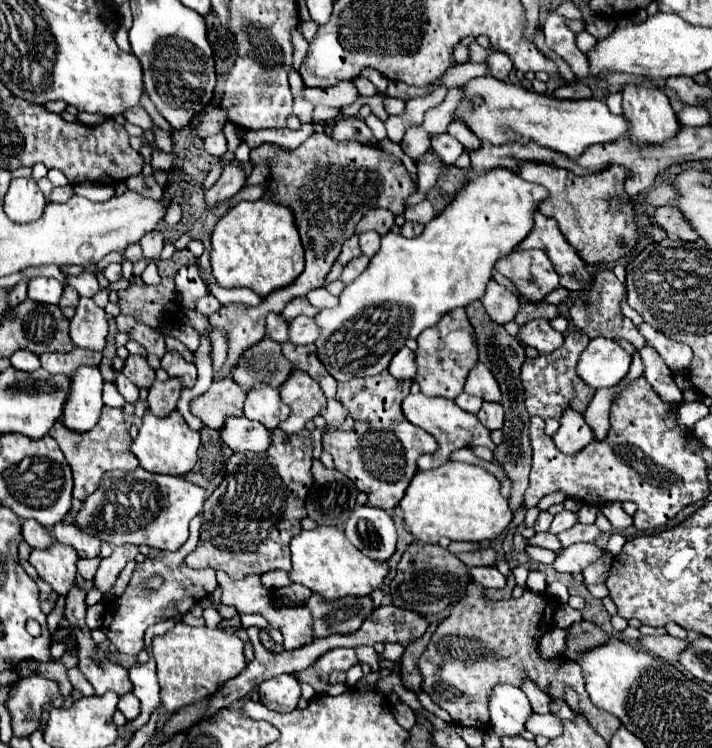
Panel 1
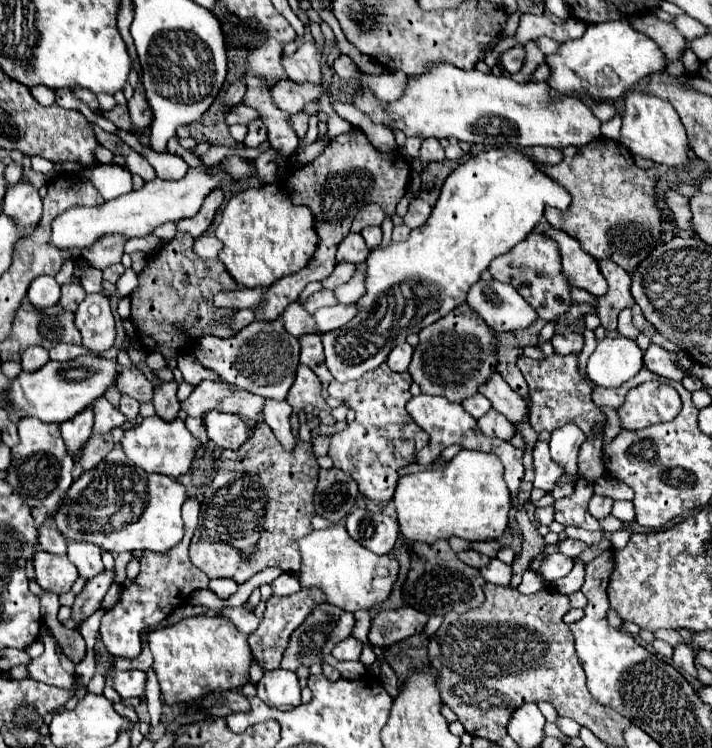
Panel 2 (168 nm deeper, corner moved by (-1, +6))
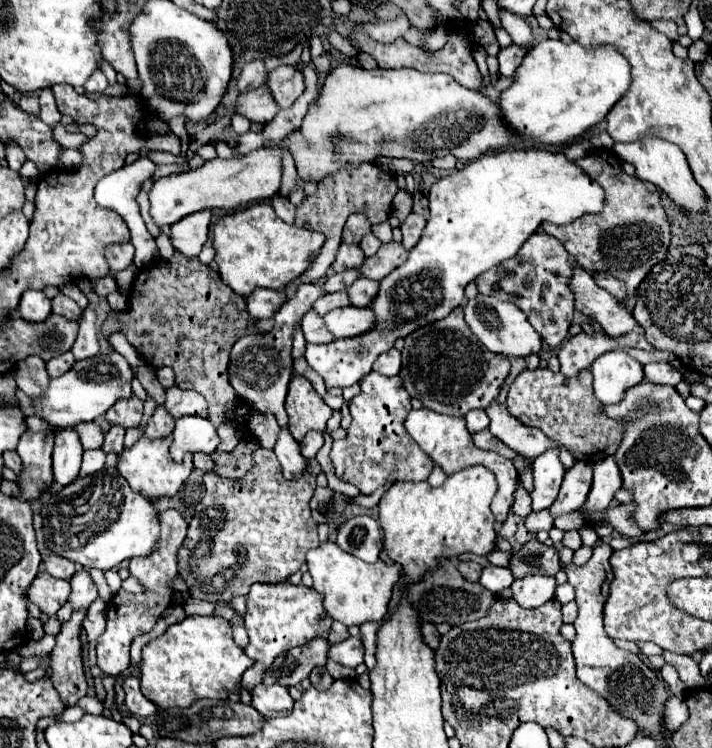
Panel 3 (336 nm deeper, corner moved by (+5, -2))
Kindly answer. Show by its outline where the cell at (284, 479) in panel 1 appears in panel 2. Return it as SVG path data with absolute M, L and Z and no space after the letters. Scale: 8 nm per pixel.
M260 423L252 439L248 439L238 449L222 451L218 459L218 473L204 491L198 525L190 543L192 563L210 579L228 577L236 583L248 581L266 567L280 567L282 571L296 573L302 563L298 539L312 531L310 519L316 515L312 503L318 471L320 467L310 443L298 441L294 451L284 451L282 445L278 445L272 429L266 423Z

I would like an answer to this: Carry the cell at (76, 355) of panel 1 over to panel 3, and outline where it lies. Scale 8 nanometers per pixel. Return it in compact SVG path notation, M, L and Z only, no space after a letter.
M68 351L68 353L62 353L60 357L56 357L56 359L50 359L50 361L46 361L46 369L48 369L48 375L50 377L58 377L58 375L62 375L62 373L66 373L72 365L74 365L74 355Z

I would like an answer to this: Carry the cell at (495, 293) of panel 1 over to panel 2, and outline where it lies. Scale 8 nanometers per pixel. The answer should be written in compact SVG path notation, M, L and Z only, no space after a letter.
M478 281L468 291L468 305L492 331L518 331L530 327L538 315L512 285Z

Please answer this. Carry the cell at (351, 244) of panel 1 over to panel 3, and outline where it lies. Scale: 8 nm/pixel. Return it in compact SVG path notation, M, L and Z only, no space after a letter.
M342 243L340 249L338 249L338 255L336 255L336 261L332 263L332 271L344 271L344 269L350 269L350 267L360 267L364 263L364 253L360 251L358 245L348 245L348 243Z

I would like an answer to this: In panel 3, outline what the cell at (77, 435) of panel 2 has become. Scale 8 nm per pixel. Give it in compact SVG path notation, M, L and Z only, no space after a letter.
M64 429L58 431L56 443L54 443L54 479L60 485L70 485L78 473L80 473L80 465L82 465L82 443L80 437L74 429Z

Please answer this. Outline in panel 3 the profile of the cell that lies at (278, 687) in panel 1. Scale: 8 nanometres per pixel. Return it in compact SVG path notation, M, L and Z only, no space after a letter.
M260 683L252 689L252 705L264 717L276 717L276 715L292 713L294 701L292 701L286 687L282 687L282 685L262 685Z

